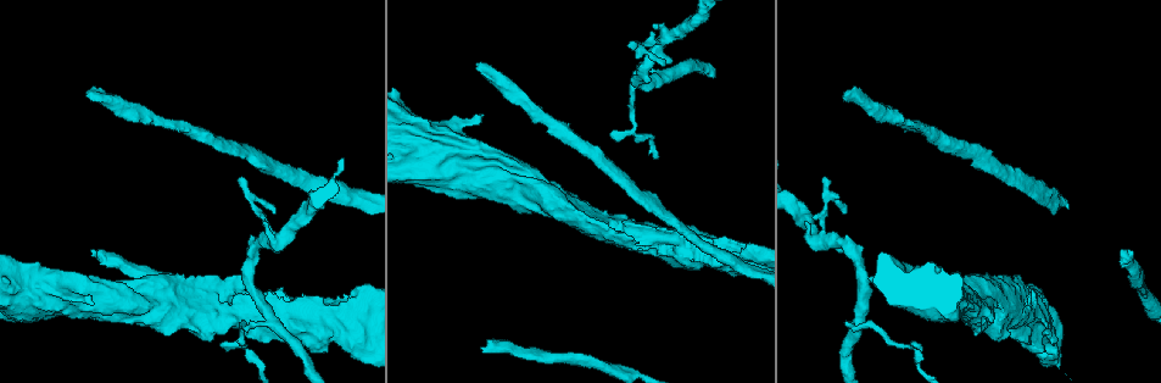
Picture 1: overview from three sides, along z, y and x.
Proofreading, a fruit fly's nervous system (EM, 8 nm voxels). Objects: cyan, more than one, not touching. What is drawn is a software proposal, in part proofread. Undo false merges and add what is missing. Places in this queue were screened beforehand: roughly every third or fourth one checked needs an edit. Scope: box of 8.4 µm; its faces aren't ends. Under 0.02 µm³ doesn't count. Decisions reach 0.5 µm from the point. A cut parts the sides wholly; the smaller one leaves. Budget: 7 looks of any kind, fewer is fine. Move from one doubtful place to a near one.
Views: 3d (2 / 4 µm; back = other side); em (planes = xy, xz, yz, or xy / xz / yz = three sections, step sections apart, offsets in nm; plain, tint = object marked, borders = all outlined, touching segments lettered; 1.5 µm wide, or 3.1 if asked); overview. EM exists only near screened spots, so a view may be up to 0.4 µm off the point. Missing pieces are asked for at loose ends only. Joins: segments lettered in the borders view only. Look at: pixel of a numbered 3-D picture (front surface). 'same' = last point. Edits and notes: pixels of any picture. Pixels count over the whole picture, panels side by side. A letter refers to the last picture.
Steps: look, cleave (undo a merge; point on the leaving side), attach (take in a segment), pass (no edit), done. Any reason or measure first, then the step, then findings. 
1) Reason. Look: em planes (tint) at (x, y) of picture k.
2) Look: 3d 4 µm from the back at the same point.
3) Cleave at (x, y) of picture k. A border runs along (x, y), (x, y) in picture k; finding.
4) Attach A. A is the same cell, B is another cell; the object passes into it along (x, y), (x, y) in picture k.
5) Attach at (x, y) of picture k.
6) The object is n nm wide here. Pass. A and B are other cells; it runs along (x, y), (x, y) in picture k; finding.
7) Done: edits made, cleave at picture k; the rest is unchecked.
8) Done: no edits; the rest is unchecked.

Sharp bend. Look: 3d 2 µm at (915, 346) of picture 1.

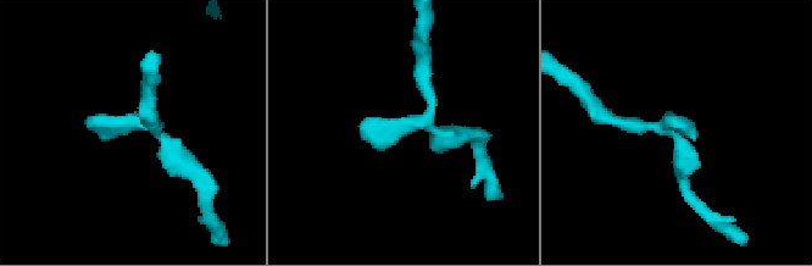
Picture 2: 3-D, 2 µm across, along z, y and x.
Look: em planes (tint) at (152, 126) of picture 2.

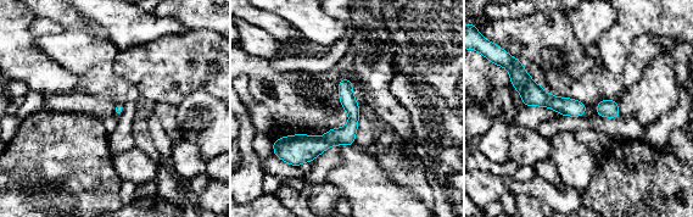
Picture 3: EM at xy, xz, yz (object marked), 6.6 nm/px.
Look: em planes (borders) at the same point.

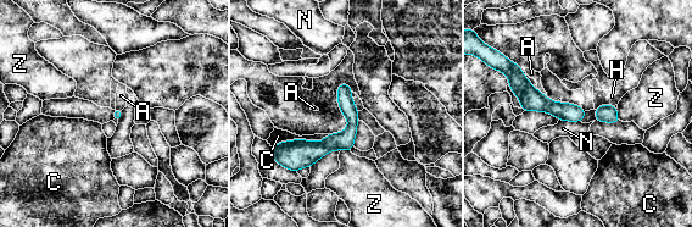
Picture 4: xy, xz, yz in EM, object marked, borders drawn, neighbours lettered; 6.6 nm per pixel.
Pass. A, C, H, N and Z are other cells; it runs along (345, 87), (351, 129), (284, 150) in picture 4; continuous, no second neuron.

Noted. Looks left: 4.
Free end. Look: em yz step 8 (tint) at (1127, 250) of picture 1.

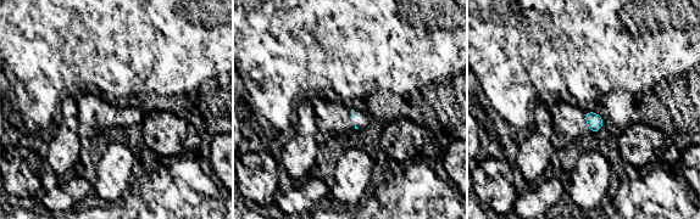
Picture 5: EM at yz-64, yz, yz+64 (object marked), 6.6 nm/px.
Look: em xy step 8 (borders) at the same point.

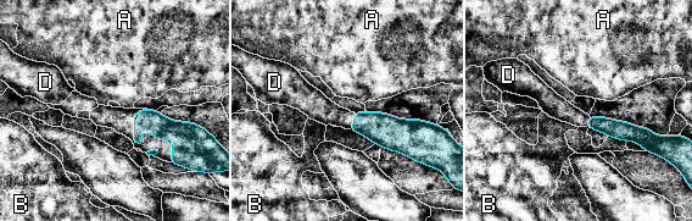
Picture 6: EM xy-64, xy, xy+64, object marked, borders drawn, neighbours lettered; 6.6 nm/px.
The longest contact is with D, 120 nm. Attach D. D is the same cell, A and B are other cells; it goes on there.

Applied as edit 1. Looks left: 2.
Done: edits made, attach at picture 6; the rest is unchecked.

